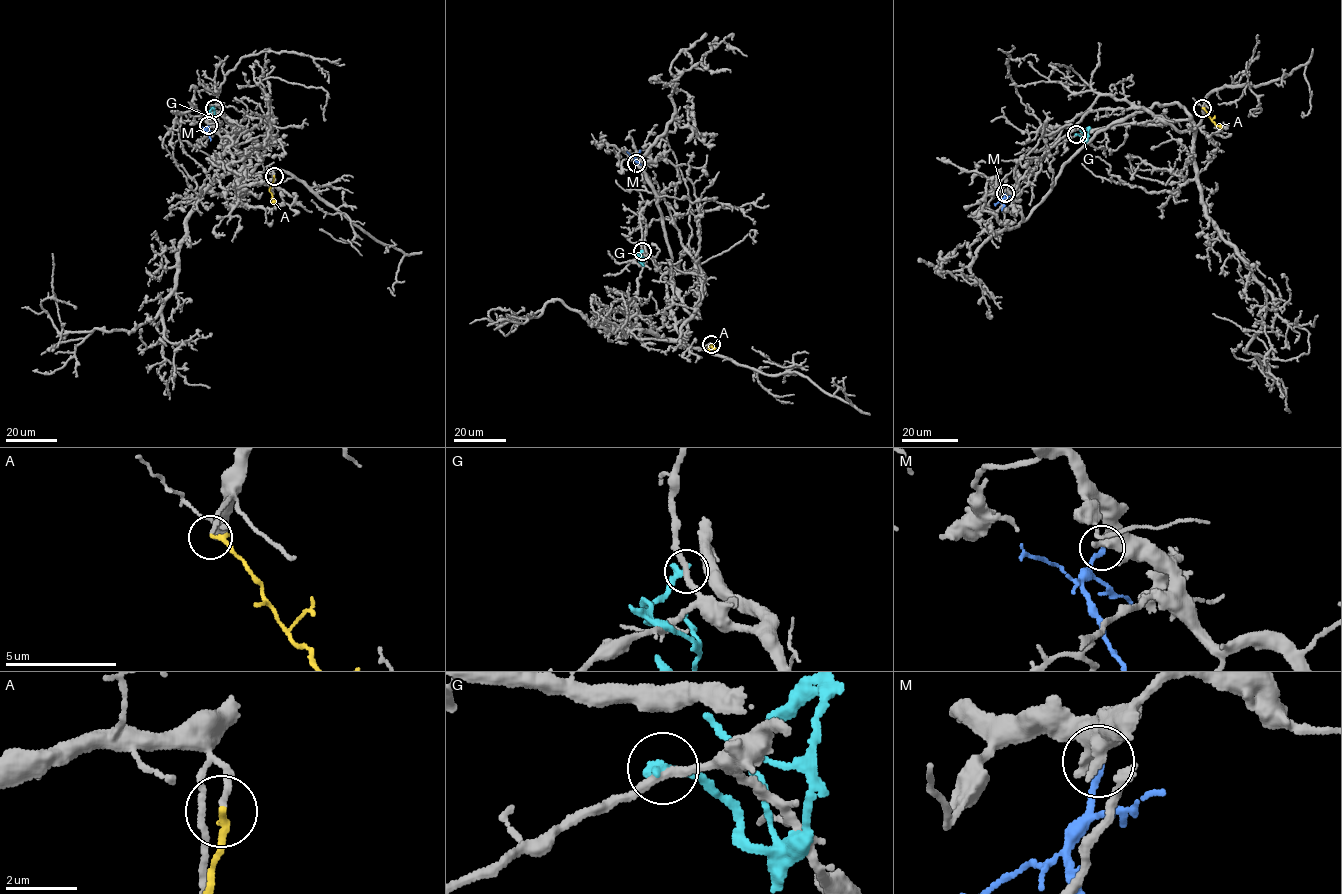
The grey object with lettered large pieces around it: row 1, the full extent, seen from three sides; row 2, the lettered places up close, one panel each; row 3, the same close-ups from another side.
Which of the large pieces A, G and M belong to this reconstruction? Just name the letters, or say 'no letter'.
A

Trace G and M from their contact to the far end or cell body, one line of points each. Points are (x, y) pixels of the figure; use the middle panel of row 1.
G: (642, 251), (637, 255), (644, 260), (643, 264), (639, 261)
M: (636, 163), (634, 157), (640, 150)

